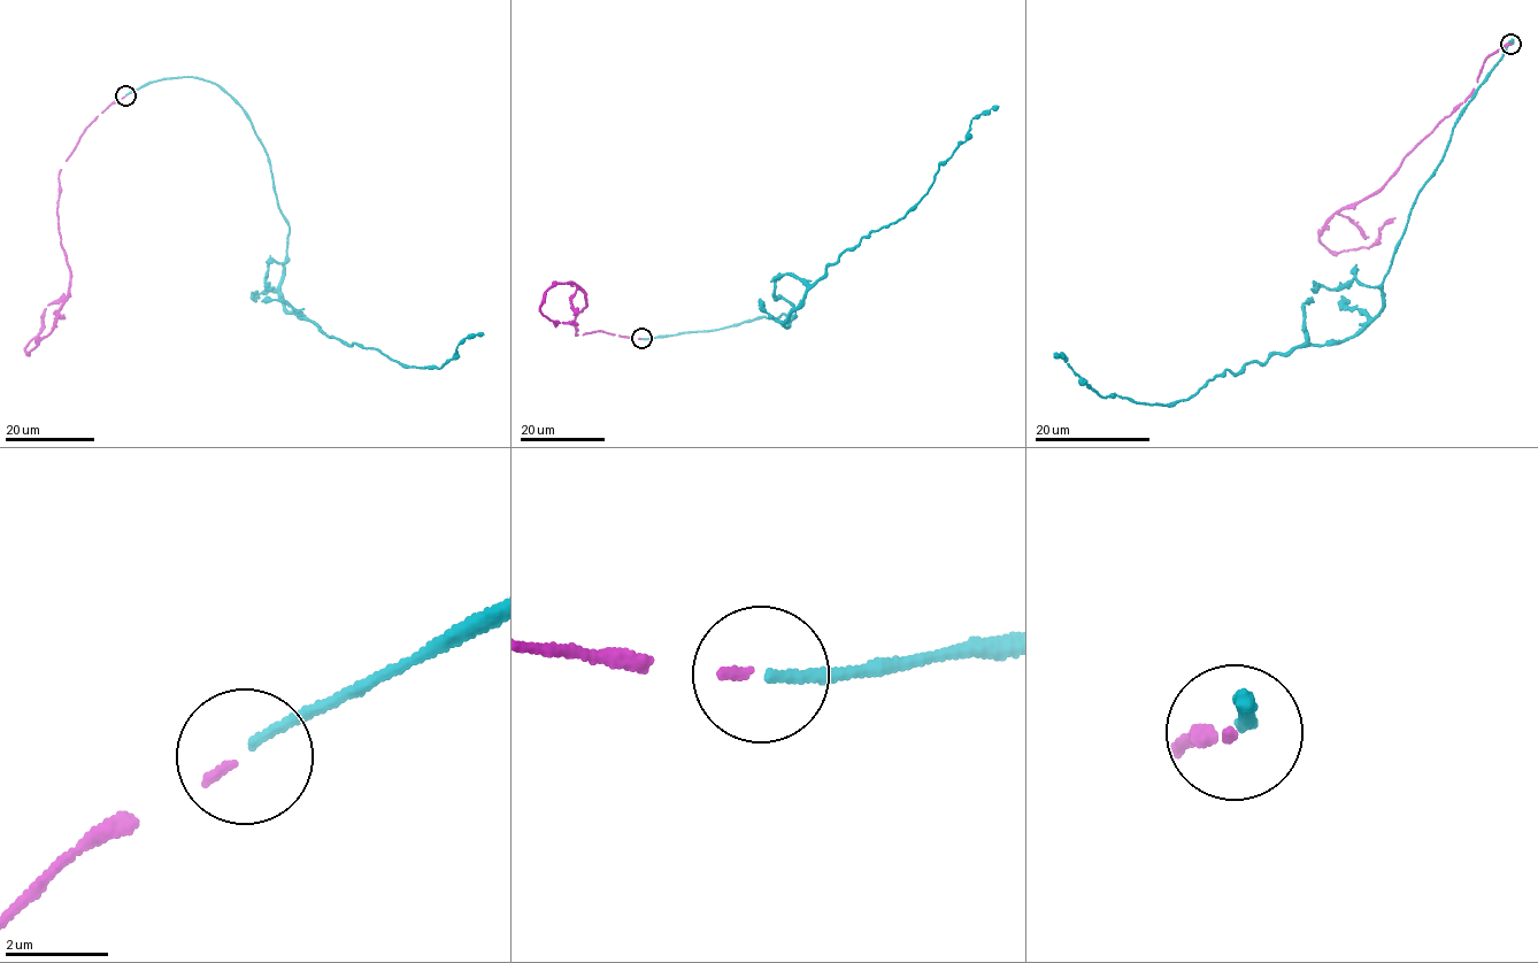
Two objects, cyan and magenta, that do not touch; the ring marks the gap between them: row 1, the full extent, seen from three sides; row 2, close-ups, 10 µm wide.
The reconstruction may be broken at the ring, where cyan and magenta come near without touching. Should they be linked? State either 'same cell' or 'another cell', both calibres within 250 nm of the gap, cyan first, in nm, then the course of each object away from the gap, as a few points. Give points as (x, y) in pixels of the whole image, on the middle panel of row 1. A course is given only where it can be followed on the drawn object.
another cell; 180 nm thick on the cyan side, 150 nm on the other; cyan runs (643, 339), (797, 316), (787, 328), (824, 269), (916, 203), (973, 118), (998, 106); magenta runs (641, 338), (576, 334), (583, 290), (553, 285), (541, 314), (576, 325)

